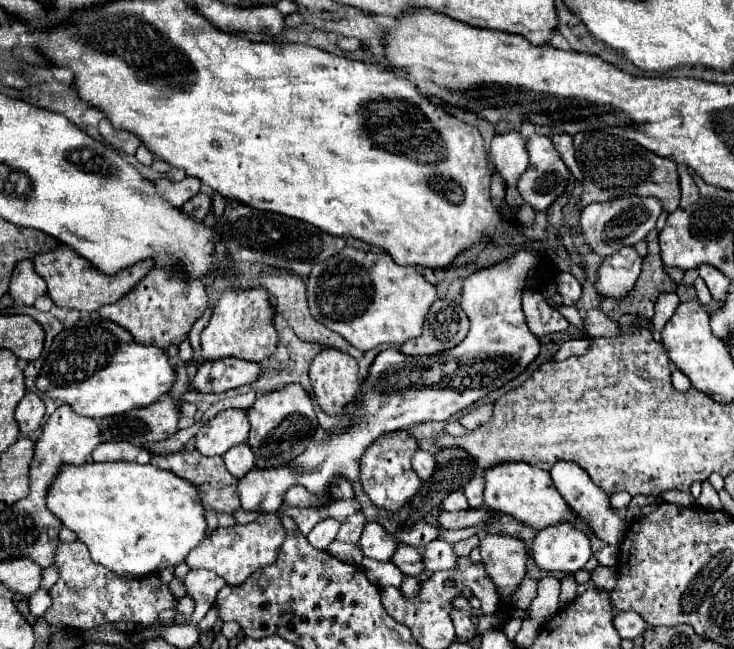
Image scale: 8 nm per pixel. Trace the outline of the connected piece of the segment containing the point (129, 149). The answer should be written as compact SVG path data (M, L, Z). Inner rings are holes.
M101 119L99 121L99 131L117 151L121 151L125 155L135 155L137 147L141 145L141 139L135 133L123 131L123 129L115 129L109 119Z

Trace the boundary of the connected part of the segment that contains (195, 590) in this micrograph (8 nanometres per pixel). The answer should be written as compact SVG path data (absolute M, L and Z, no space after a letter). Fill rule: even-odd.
M191 569L183 577L183 583L185 583L187 595L193 597L193 601L195 601L195 609L193 609L191 617L175 613L173 623L175 625L199 623L205 617L205 613L213 607L215 597L217 597L219 589L225 585L225 581L217 573L211 573L211 571L205 571L205 569Z

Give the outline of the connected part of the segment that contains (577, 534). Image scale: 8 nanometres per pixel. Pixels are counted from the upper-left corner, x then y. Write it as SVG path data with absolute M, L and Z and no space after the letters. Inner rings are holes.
M569 523L539 529L529 549L535 565L547 573L575 573L591 557L589 537Z

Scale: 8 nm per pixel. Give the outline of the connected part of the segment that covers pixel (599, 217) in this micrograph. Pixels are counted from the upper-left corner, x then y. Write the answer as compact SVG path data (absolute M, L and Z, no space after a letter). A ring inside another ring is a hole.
M627 197L605 203L593 203L587 205L581 213L581 233L595 253L609 257L623 245L635 245L637 241L643 241L655 227L661 211L663 205L657 197ZM605 225L607 225L607 243L605 243Z

